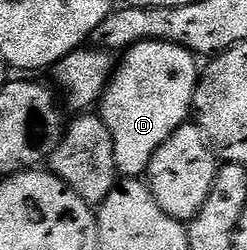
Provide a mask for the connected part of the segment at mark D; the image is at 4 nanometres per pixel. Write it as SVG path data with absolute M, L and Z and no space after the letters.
M158 40L139 42L120 57L119 63L113 69L113 77L105 87L105 95L99 101L99 115L111 134L117 170L122 177L144 177L149 171L149 163L155 150L159 150L159 146L163 146L163 142L171 138L173 131L190 119L193 112L193 95L199 79L197 63L198 57L186 48Z

